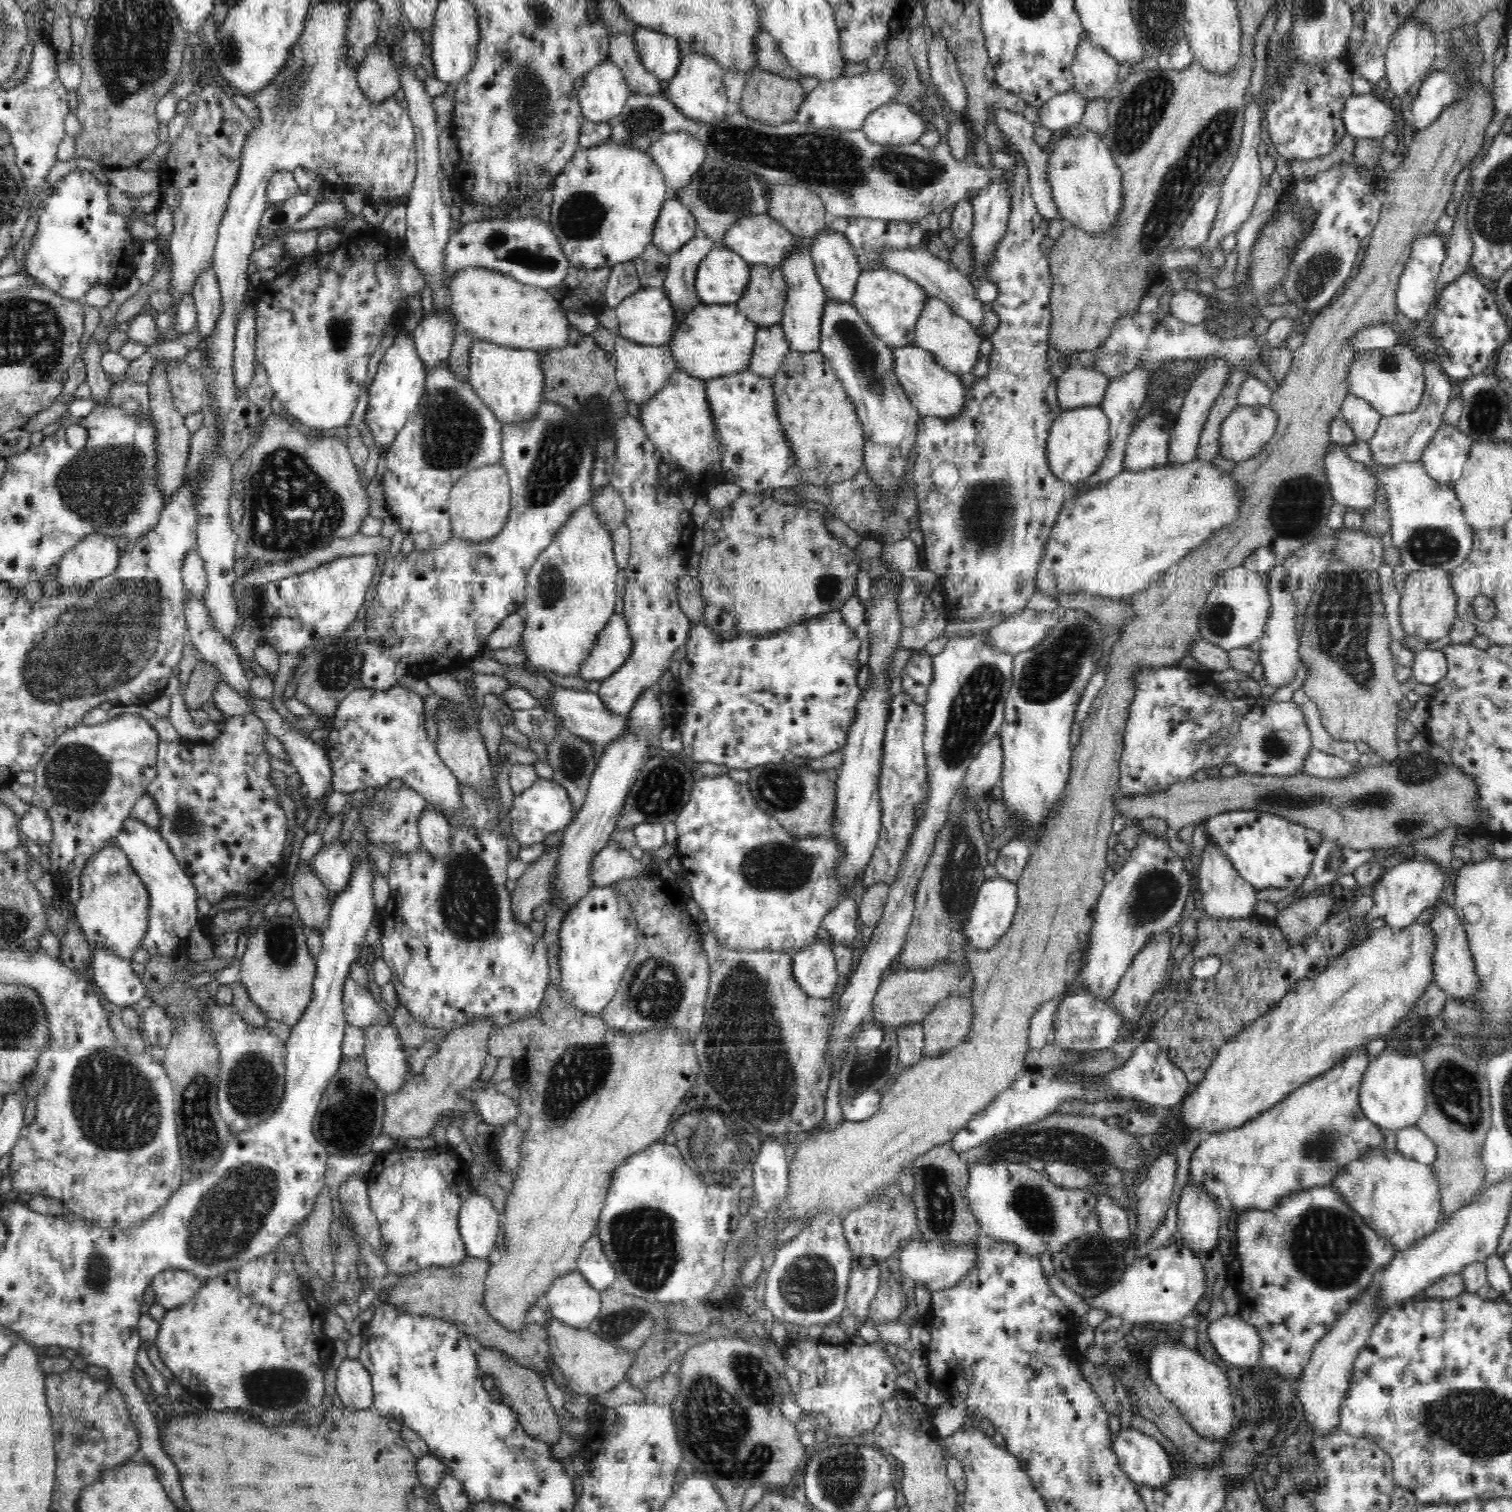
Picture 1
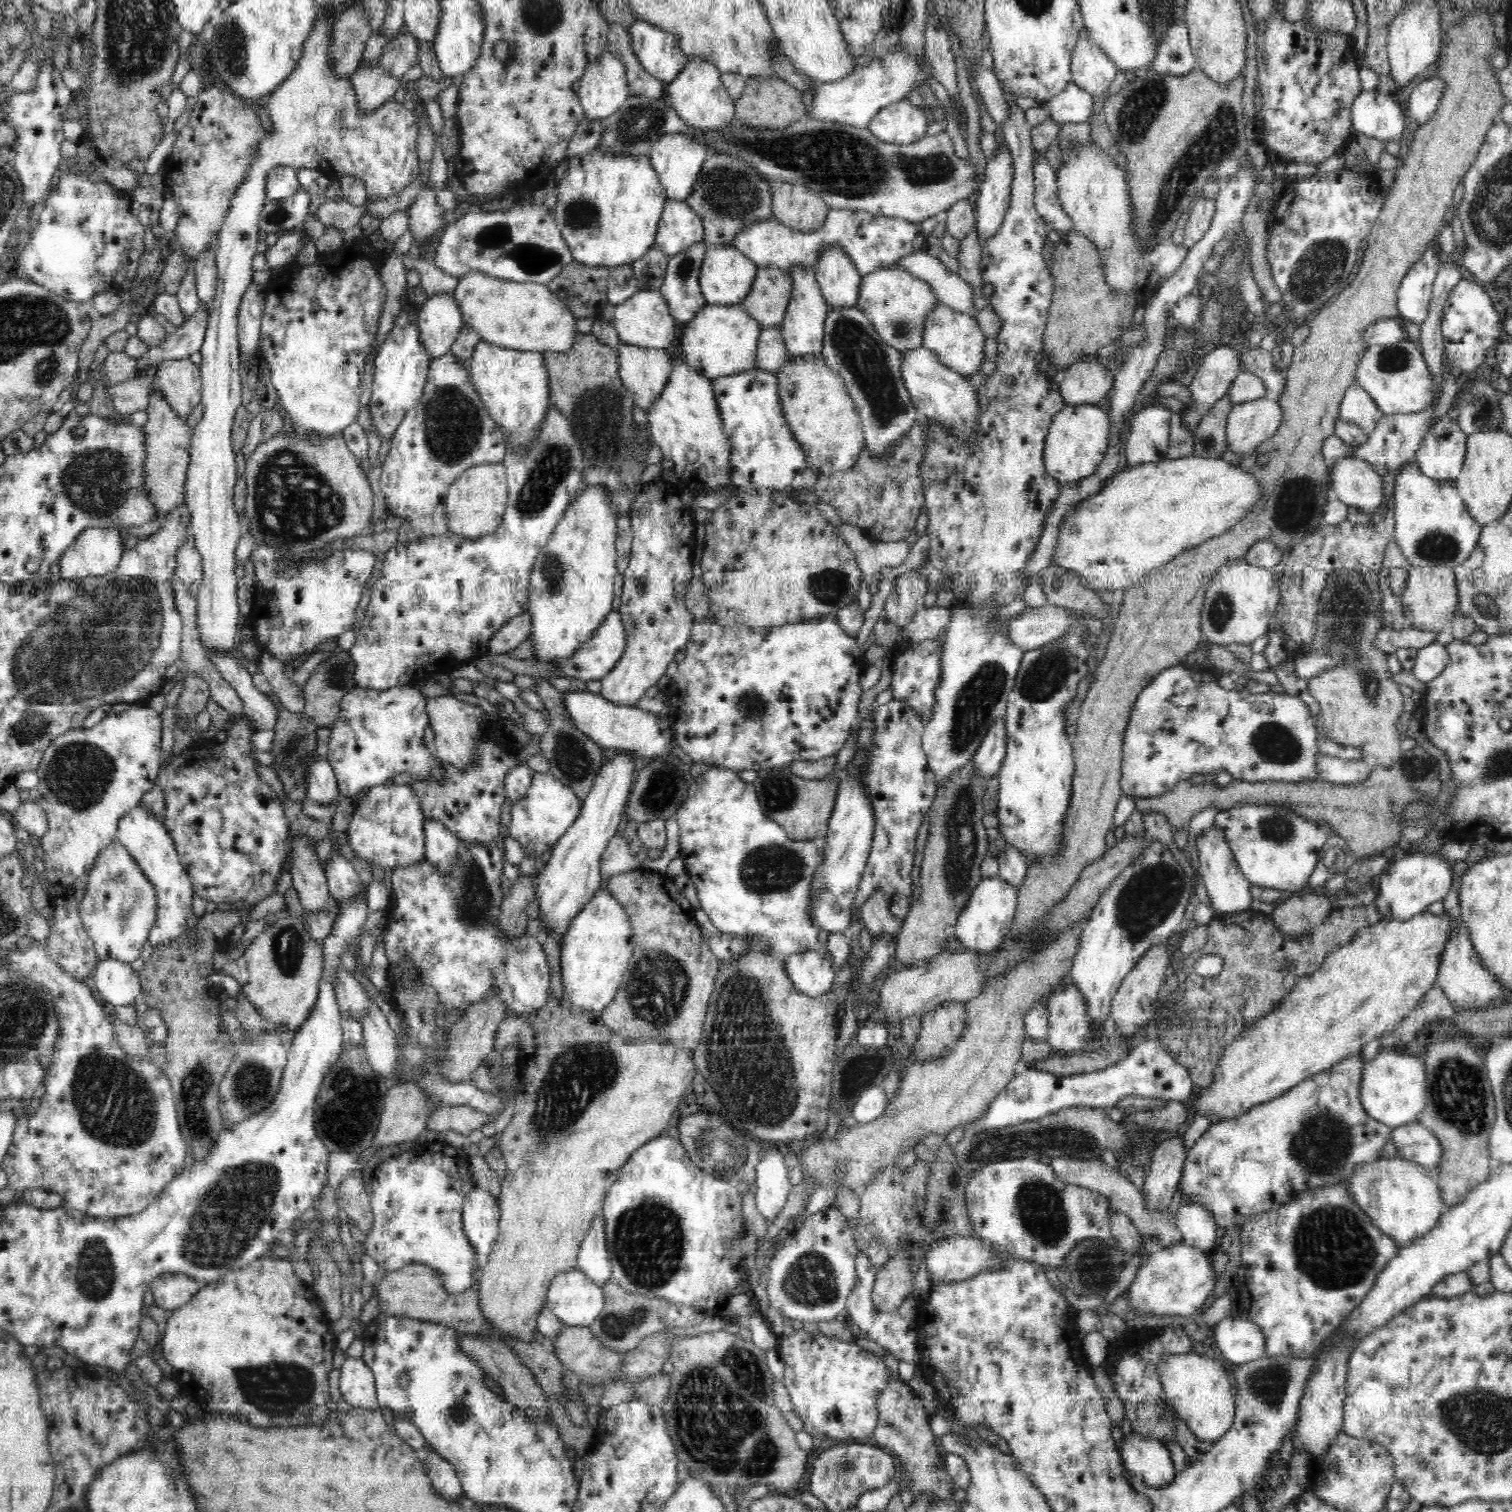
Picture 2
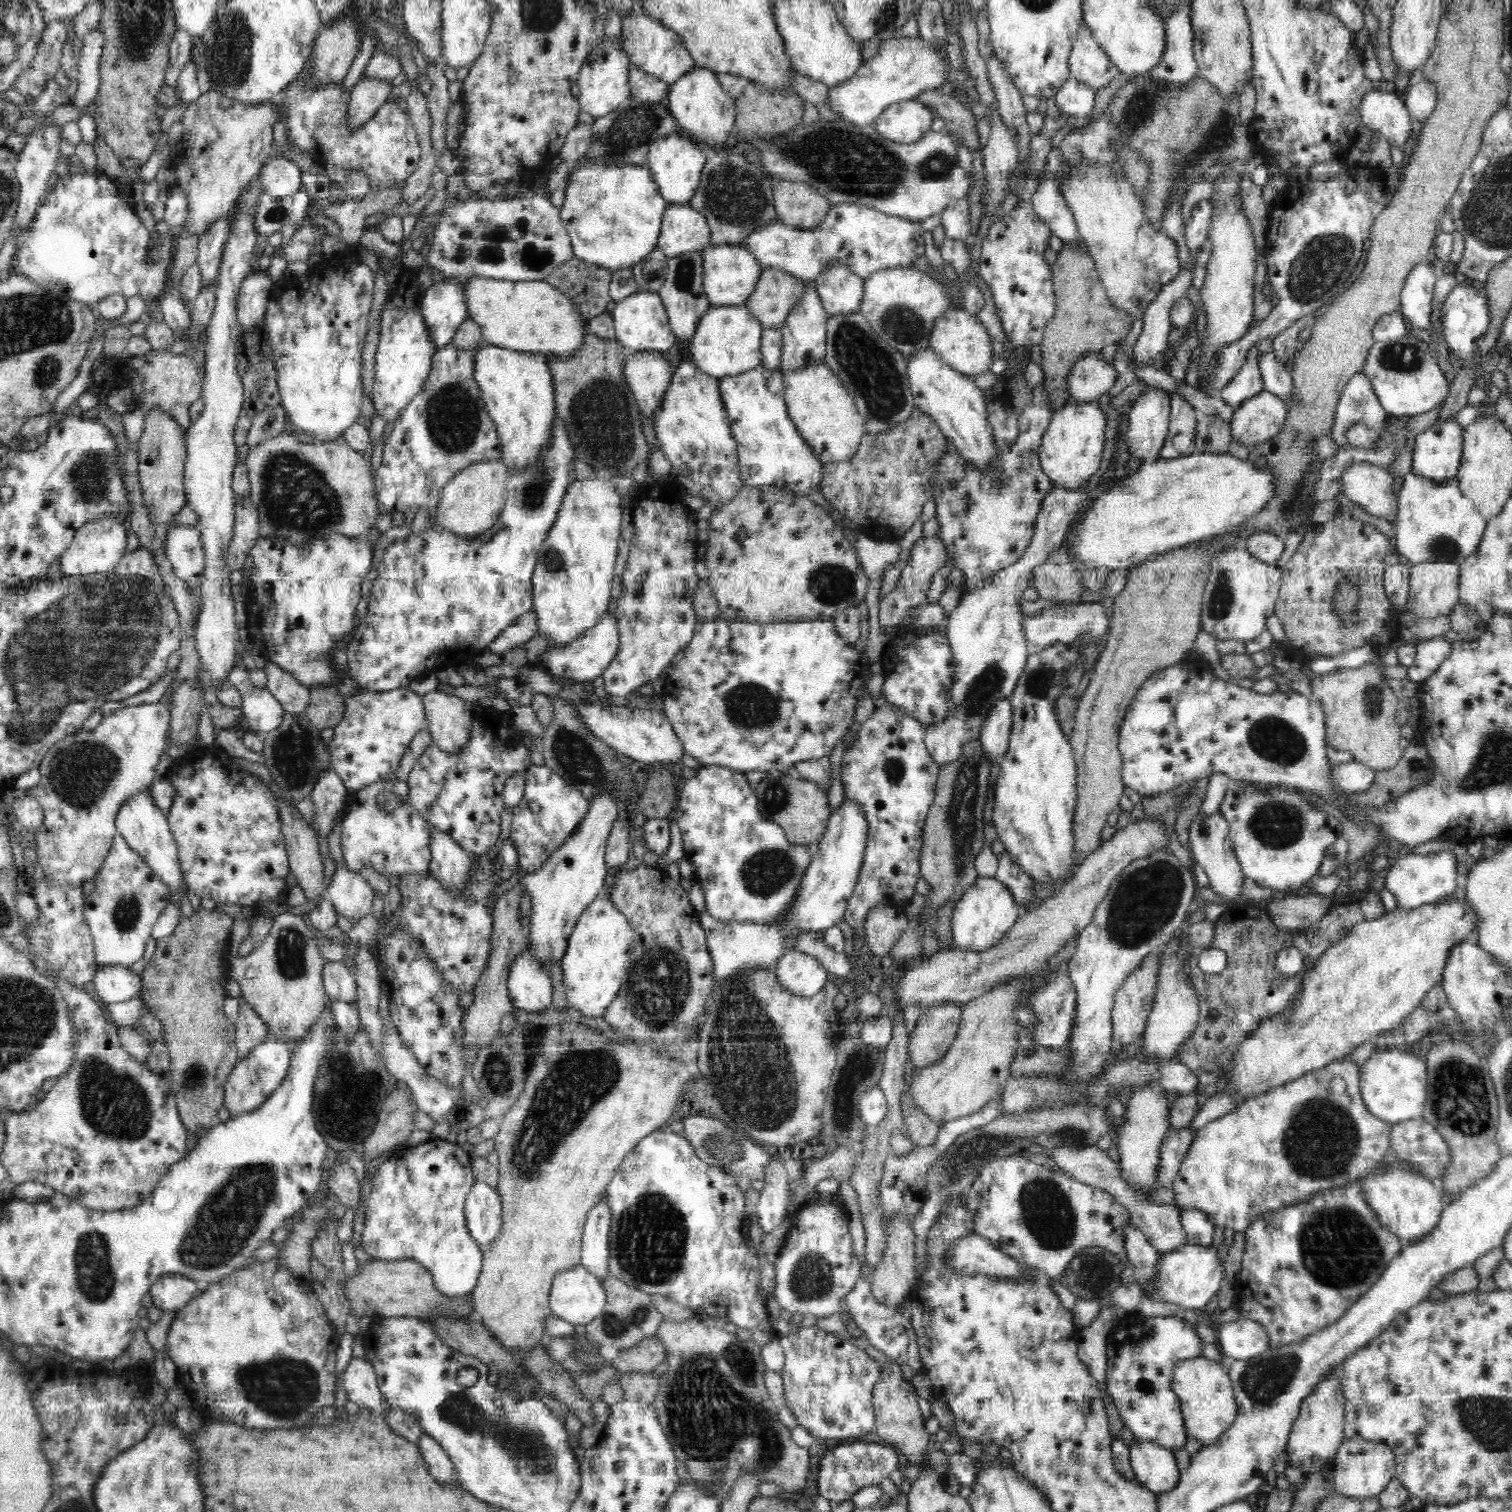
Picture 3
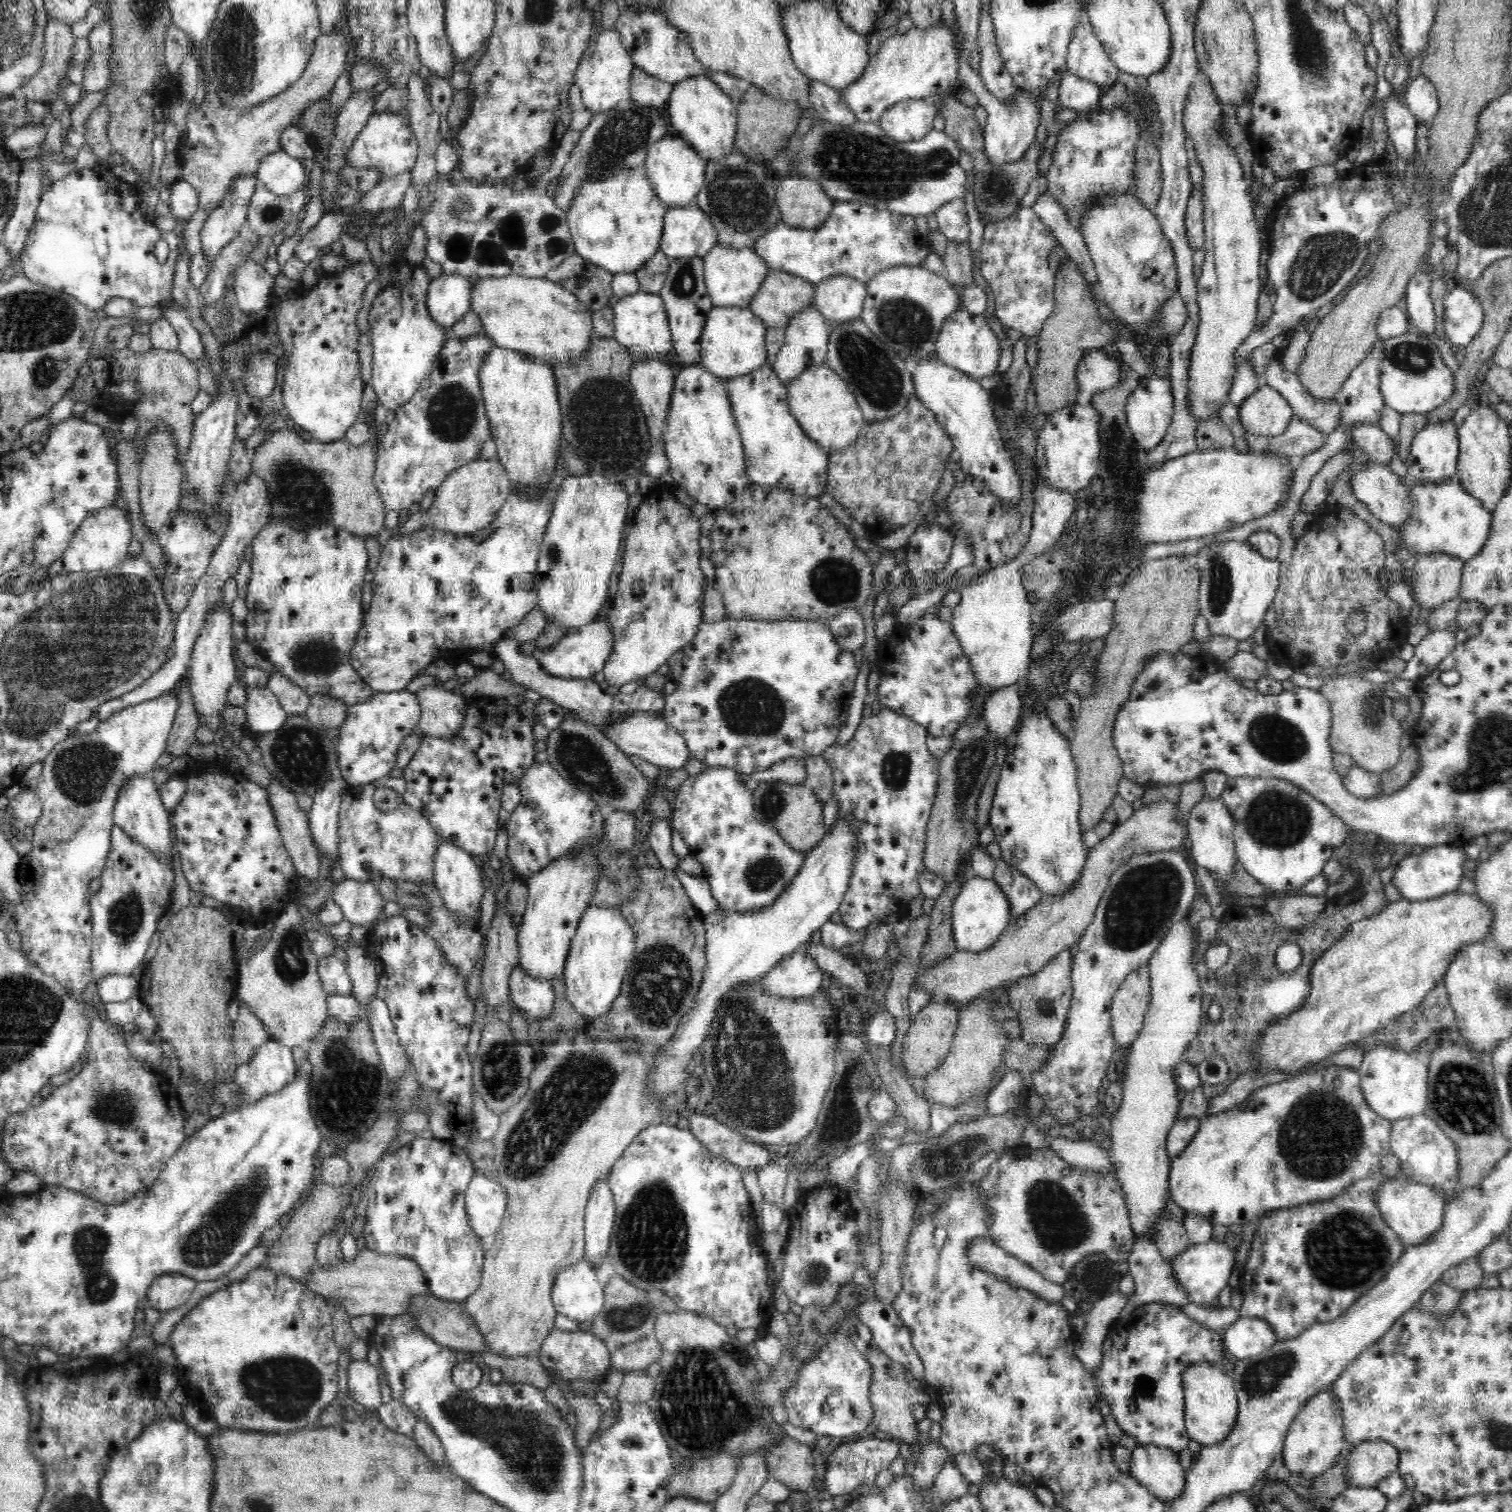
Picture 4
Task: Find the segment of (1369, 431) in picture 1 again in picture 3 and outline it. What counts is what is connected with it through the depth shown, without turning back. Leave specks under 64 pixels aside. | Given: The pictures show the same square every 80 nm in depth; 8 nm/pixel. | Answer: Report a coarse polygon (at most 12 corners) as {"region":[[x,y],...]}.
{"region":[[1358,372],[1342,391],[1330,437],[1350,446],[1348,428],[1382,430],[1387,415]]}

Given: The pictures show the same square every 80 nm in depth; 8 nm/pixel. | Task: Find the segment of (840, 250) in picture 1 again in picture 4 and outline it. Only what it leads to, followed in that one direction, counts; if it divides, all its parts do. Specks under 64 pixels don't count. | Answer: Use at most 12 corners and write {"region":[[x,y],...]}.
{"region":[[848,275],[815,283],[815,306],[834,326],[861,318],[867,286]]}

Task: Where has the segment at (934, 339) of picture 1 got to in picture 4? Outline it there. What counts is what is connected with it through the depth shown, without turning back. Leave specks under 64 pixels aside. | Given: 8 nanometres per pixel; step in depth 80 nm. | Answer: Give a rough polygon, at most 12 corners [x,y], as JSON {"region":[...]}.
{"region":[[964,310],[940,328],[935,357],[980,380],[997,373],[1000,343]]}

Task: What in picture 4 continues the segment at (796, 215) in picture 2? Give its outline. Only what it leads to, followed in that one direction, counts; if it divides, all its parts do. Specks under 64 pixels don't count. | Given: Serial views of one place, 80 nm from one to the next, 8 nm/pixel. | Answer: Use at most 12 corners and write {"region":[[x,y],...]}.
{"region":[[776,178],[776,202],[791,227],[814,229],[833,201],[818,181]]}

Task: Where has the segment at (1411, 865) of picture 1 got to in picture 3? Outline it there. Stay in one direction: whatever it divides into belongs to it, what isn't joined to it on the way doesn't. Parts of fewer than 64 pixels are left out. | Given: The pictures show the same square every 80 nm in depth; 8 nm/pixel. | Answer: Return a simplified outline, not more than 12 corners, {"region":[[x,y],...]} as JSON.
{"region":[[1404,852],[1385,887],[1398,909],[1415,910],[1451,895],[1453,852]]}

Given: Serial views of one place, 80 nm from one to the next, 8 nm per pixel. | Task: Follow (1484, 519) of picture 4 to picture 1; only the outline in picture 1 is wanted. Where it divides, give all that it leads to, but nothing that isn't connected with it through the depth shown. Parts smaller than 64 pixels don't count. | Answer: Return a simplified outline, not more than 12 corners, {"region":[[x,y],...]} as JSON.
{"region":[[1367,442],[1345,451],[1382,484],[1393,578],[1452,572],[1475,532],[1452,485],[1422,461],[1376,466]]}

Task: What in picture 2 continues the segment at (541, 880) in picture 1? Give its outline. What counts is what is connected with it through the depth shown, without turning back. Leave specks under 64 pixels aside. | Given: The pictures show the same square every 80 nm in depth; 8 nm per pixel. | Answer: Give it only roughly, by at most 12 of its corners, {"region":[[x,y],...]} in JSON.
{"region":[[536,873],[519,876],[505,891],[498,925],[506,937],[528,928],[536,900]]}

